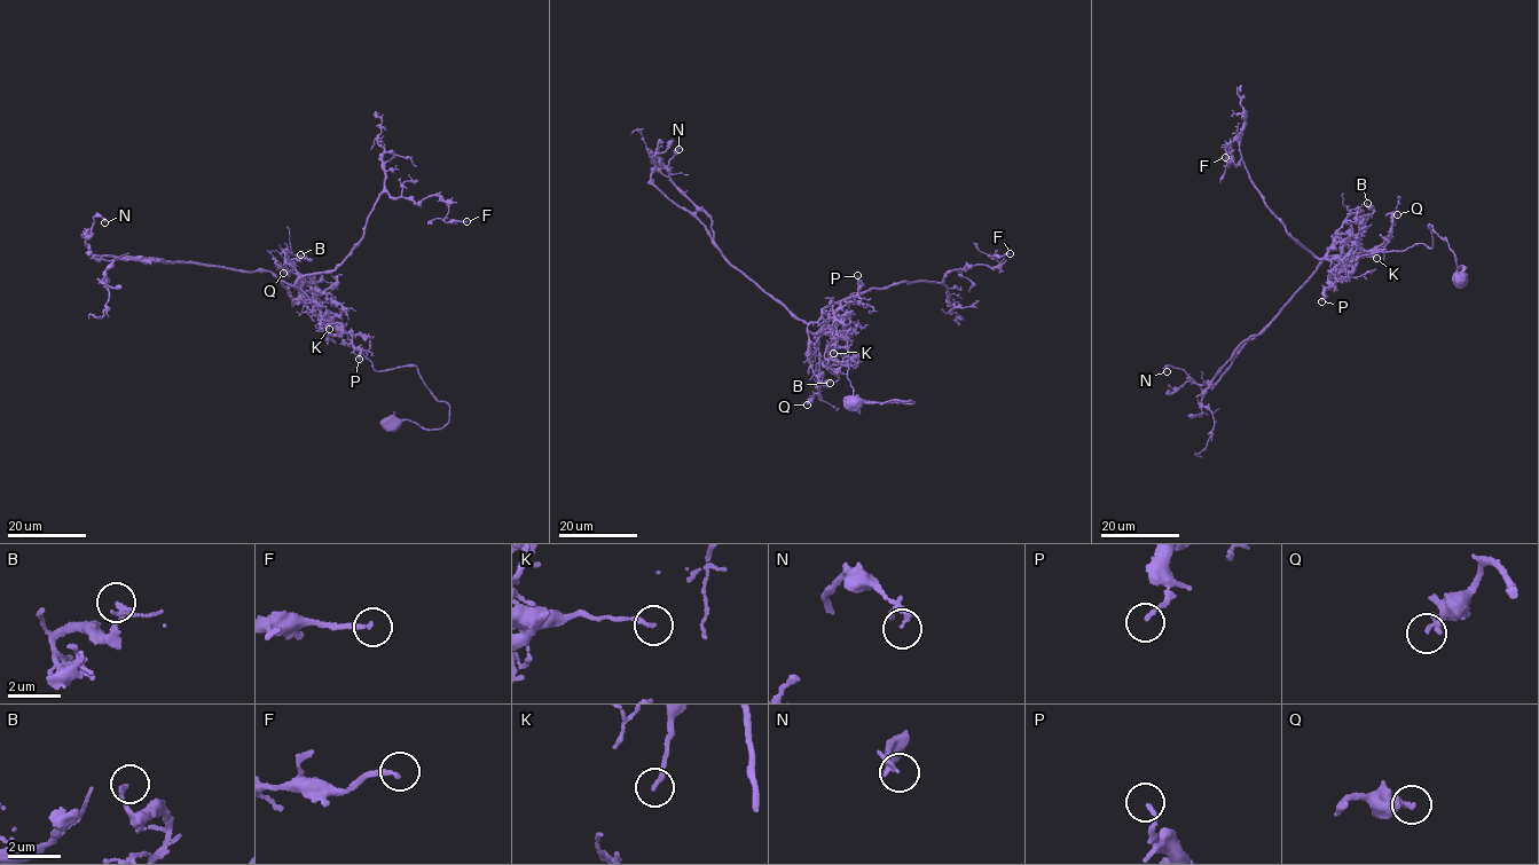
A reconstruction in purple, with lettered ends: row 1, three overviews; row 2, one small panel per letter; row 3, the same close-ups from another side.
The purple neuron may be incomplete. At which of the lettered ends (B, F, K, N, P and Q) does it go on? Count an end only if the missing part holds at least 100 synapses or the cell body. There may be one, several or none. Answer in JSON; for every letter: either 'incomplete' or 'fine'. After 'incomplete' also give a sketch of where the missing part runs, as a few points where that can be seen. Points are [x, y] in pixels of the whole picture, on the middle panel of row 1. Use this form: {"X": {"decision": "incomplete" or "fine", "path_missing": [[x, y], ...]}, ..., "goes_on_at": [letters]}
{"B": {"decision": "fine"}, "F": {"decision": "fine"}, "K": {"decision": "fine"}, "N": {"decision": "fine"}, "P": {"decision": "fine"}, "Q": {"decision": "fine"}, "goes_on_at": []}

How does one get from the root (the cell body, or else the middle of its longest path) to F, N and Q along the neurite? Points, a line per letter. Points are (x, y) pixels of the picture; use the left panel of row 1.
F: (389, 423), (441, 429), (449, 406), (416, 367), (375, 369), (296, 283), (346, 259), (384, 191), (466, 221)
N: (389, 423), (441, 429), (449, 406), (416, 367), (375, 369), (299, 286), (93, 254), (104, 222)
Q: (389, 423), (441, 429), (449, 406), (416, 367), (375, 369), (283, 273)

